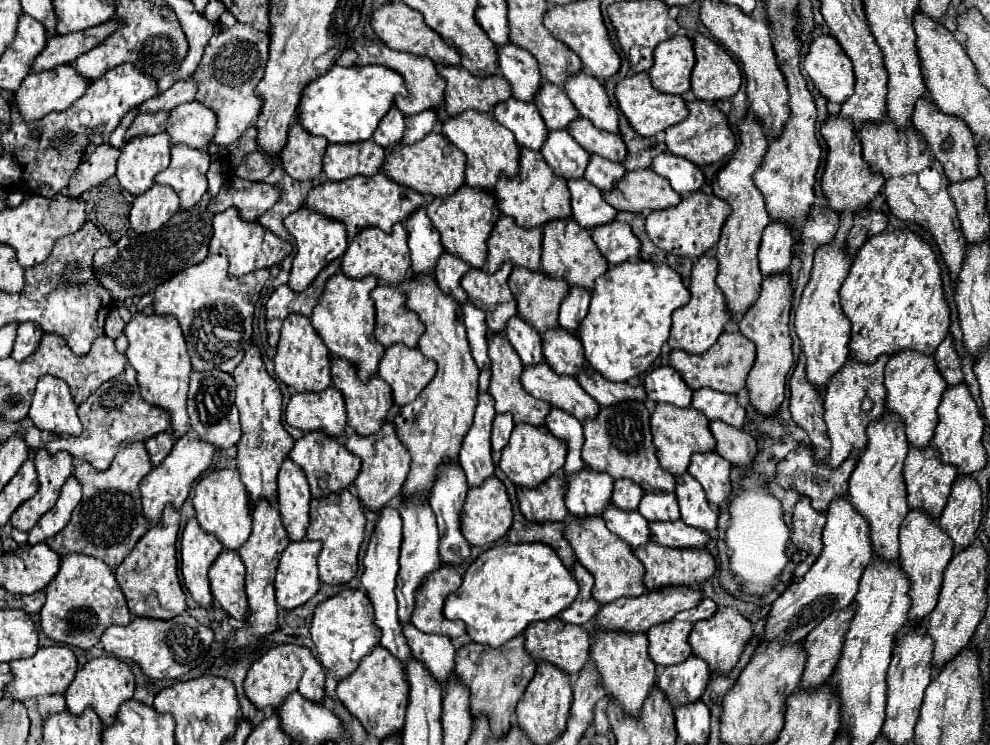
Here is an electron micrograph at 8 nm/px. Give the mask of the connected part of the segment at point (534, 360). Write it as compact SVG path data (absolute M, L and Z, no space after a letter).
M518 315L508 323L506 327L506 337L520 355L524 365L538 365L544 363L544 353L542 353L542 339L540 335L526 325Z

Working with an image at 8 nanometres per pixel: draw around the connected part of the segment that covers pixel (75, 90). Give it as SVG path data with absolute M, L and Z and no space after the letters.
M58 65L50 71L40 71L40 73L30 73L20 89L14 93L14 103L18 105L22 117L26 117L26 121L36 121L42 119L44 115L52 113L52 111L64 111L68 109L76 99L80 99L86 91L88 91L90 81L72 67L72 65Z

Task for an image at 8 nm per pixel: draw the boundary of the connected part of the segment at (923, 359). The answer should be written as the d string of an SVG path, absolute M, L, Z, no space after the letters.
M900 351L894 353L884 371L884 387L886 387L886 407L896 411L904 425L910 445L926 447L932 441L936 423L938 423L938 405L942 401L942 393L946 391L948 383L936 367L936 359L932 355L920 351Z

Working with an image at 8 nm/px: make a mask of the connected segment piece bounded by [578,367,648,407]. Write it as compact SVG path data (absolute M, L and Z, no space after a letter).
M592 367L578 377L578 383L602 407L612 407L612 405L618 405L620 401L646 401L648 399L644 387L632 387L630 383L608 381Z

